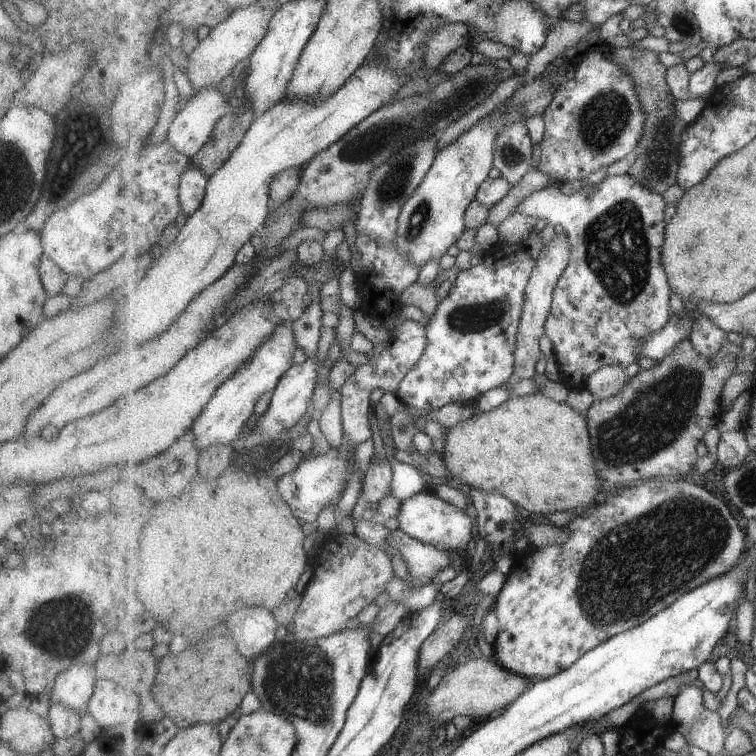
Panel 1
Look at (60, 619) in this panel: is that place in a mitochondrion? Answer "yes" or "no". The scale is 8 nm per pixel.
yes

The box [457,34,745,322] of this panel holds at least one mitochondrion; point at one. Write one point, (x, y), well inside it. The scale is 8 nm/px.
(616, 249)

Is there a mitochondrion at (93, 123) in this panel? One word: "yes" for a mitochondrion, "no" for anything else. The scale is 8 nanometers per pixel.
no

